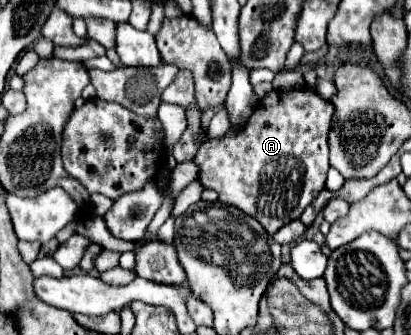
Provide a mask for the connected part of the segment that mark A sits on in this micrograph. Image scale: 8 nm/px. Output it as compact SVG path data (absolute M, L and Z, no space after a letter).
M310 69L304 73L308 83L306 89L296 91L270 91L260 99L260 105L246 121L242 131L234 131L232 127L226 135L212 139L208 131L202 129L202 147L198 147L198 155L194 155L194 163L198 165L198 183L204 189L214 189L220 195L220 201L226 205L234 205L242 209L246 215L254 217L262 223L268 235L274 235L280 227L300 217L300 213L316 199L316 195L324 189L328 165L328 131L334 115L334 107L330 101L322 99L314 91L316 71Z

